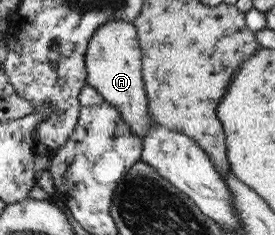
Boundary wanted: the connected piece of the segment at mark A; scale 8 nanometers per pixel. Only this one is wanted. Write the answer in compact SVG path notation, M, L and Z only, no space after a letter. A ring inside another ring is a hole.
M123 19L103 23L89 39L85 65L86 83L101 93L105 101L117 107L119 115L129 125L133 135L145 137L152 125L157 123L149 116L149 102L142 78L142 51L134 23Z

